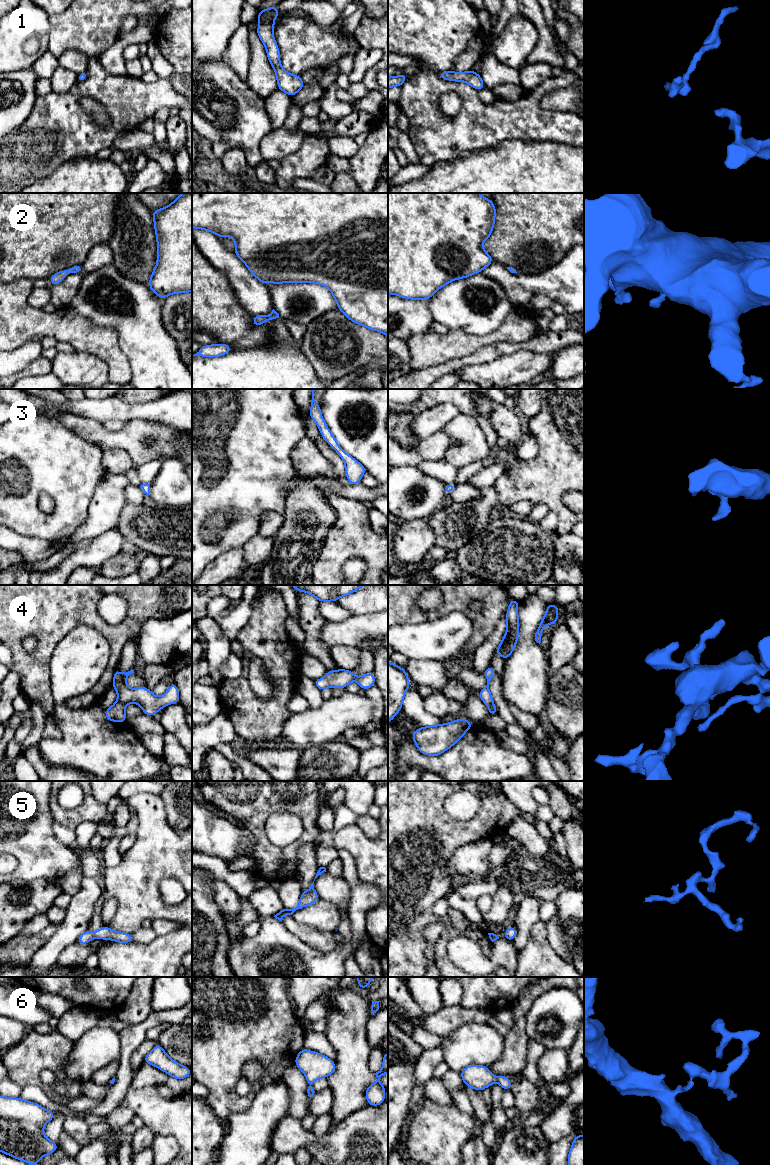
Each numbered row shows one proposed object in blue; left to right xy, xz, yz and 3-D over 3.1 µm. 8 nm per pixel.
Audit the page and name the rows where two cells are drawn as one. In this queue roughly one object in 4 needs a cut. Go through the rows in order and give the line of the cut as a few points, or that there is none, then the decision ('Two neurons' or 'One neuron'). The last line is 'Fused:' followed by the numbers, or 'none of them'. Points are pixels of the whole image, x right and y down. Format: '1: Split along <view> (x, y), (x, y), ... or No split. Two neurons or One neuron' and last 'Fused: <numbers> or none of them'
1: No split. One neuron
2: No split. One neuron
3: No split. One neuron
4: No split. One neuron
5: No split. One neuron
6: No split. One neuron
Fused: none of them

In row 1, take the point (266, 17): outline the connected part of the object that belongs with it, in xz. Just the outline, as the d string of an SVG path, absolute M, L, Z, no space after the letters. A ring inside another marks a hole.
M277 6L260 10L257 17L260 25L256 32L265 45L267 57L276 74L278 89L293 97L305 84L299 75L290 74L281 67L279 47L273 36L274 19L279 14Z

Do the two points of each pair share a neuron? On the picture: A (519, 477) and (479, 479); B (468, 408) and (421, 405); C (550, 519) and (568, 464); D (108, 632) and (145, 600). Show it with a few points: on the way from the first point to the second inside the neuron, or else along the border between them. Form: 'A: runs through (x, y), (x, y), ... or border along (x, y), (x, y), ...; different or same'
A: border along (512, 460), (508, 468), (492, 485); different
B: runs through (456, 399), (433, 399); same
C: border along (550, 509), (557, 516), (555, 532); different
D: runs through (119, 632), (139, 611); same

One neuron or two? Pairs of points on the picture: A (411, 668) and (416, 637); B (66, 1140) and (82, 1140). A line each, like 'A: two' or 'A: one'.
A: two
B: two

